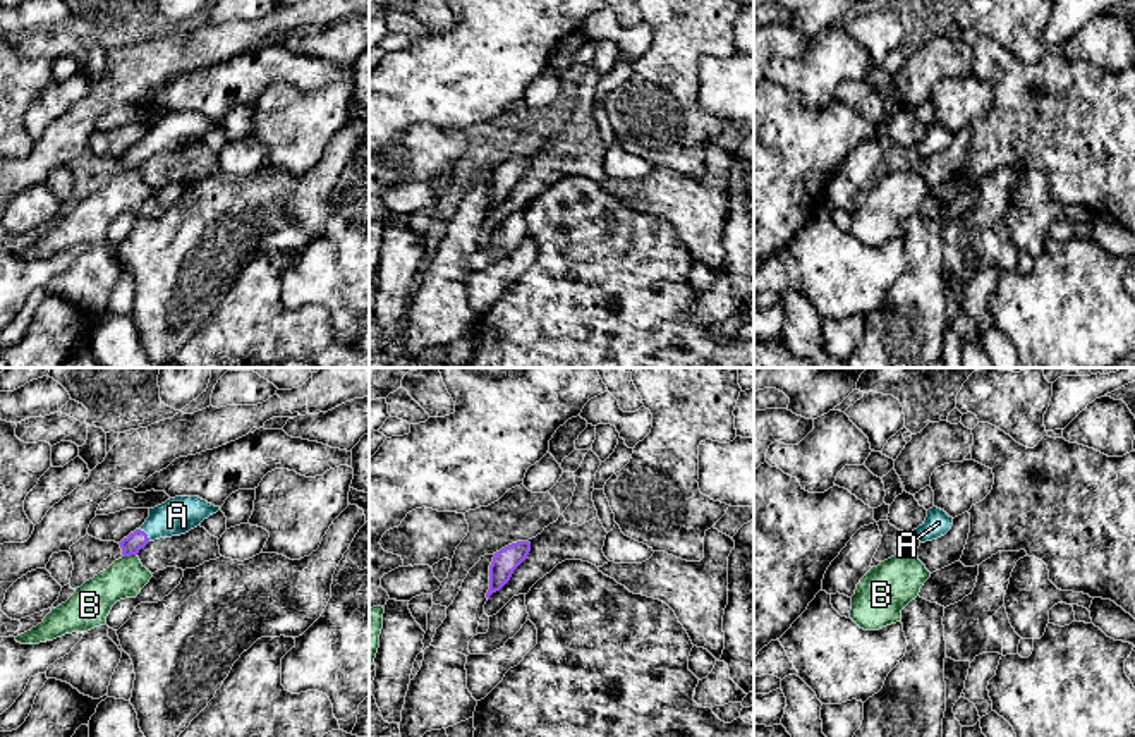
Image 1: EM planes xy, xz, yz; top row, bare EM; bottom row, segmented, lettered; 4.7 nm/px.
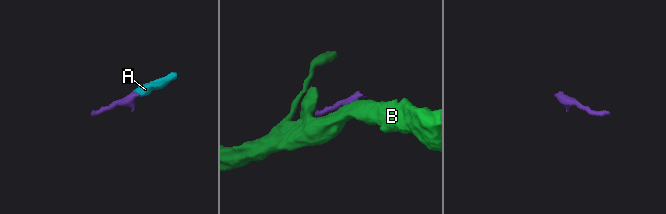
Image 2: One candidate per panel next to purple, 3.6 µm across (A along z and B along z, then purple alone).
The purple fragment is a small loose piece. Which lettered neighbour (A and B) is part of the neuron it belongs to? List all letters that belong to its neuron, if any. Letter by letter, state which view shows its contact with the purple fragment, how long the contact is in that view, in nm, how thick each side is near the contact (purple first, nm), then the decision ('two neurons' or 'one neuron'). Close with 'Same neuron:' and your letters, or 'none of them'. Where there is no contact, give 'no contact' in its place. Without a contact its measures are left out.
A: xy | 80 nm | 90/180 nm | one neuron
B: xy | 70 nm | 90/180 nm | two neurons
Same neuron: A

